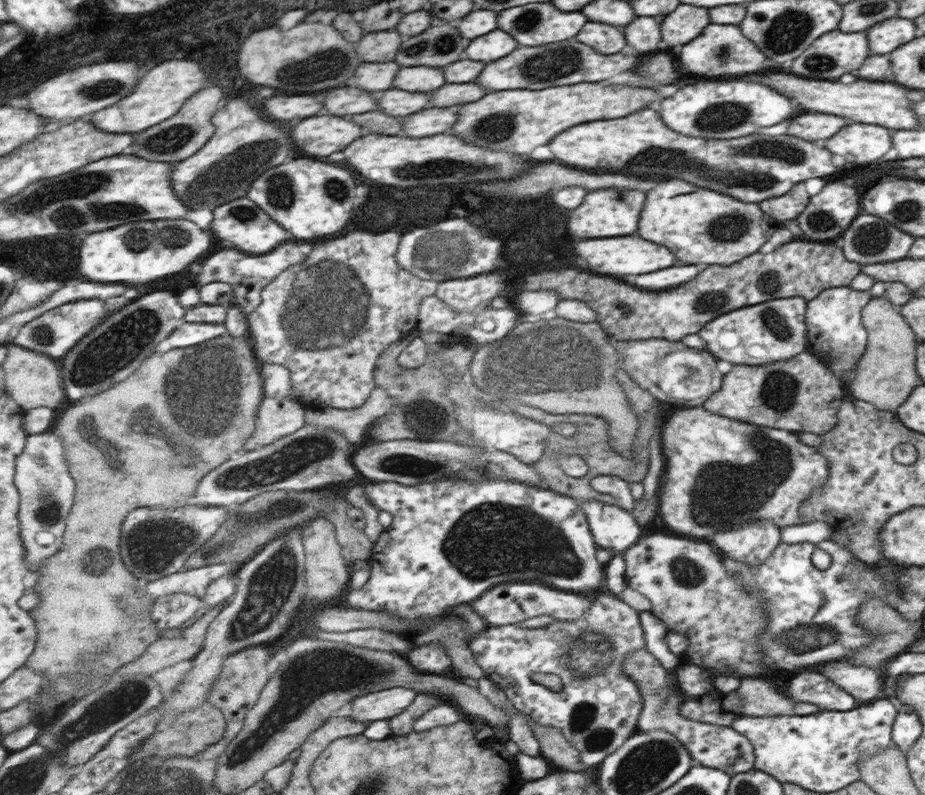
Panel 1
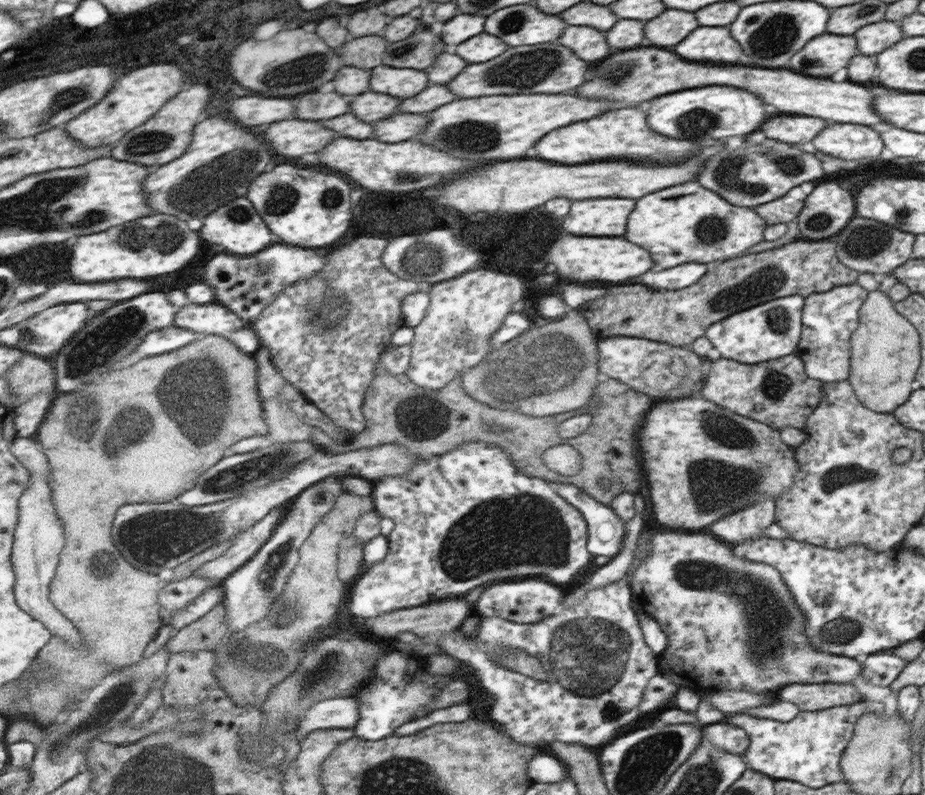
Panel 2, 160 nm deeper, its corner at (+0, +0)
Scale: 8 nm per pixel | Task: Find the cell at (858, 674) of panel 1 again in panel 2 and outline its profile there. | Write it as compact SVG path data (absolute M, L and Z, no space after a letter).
M663 532L663 534L653 534L648 538L648 550L640 556L642 560L634 572L632 572L632 592L635 602L638 604L640 611L644 615L649 615L659 629L665 633L667 644L658 656L658 673L665 677L674 678L673 684L677 688L685 688L688 690L699 690L699 692L714 691L753 691L753 693L761 693L773 690L780 690L791 684L851 684L857 676L861 676L863 669L860 668L859 659L851 657L835 656L835 654L827 654L827 652L819 652L809 646L807 636L805 636L805 618L803 613L797 608L796 602L792 597L787 584L784 583L782 576L778 570L770 564L763 564L759 561L752 561L736 557L733 552L733 546L721 541L711 534L675 534L675 532Z

